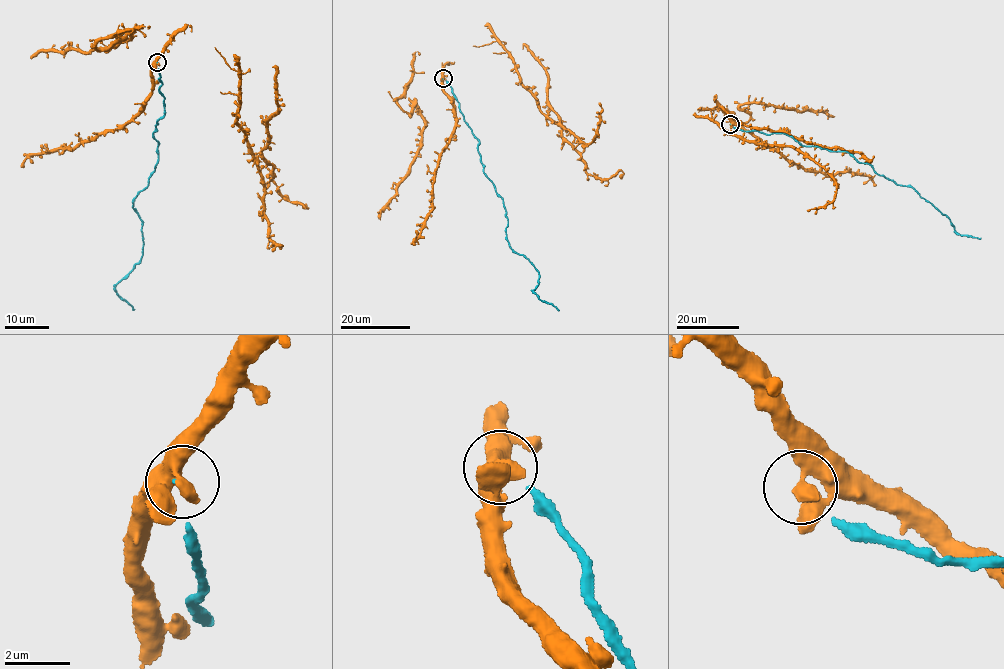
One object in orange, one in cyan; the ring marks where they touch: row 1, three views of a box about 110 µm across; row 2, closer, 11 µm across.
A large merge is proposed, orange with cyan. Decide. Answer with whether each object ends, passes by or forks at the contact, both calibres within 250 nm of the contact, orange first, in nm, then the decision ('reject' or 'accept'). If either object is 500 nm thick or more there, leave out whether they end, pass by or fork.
orange ends; cyan ends; calibres 480 and 40 nm; reject

